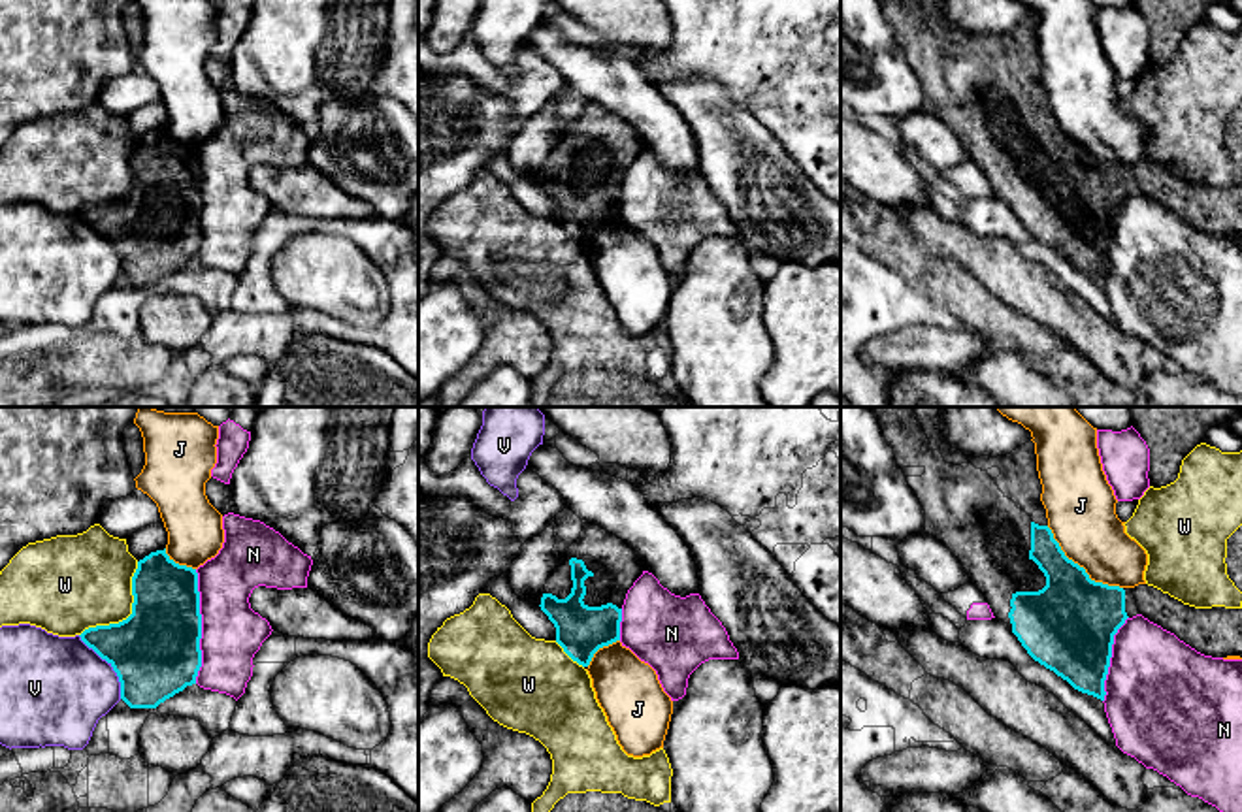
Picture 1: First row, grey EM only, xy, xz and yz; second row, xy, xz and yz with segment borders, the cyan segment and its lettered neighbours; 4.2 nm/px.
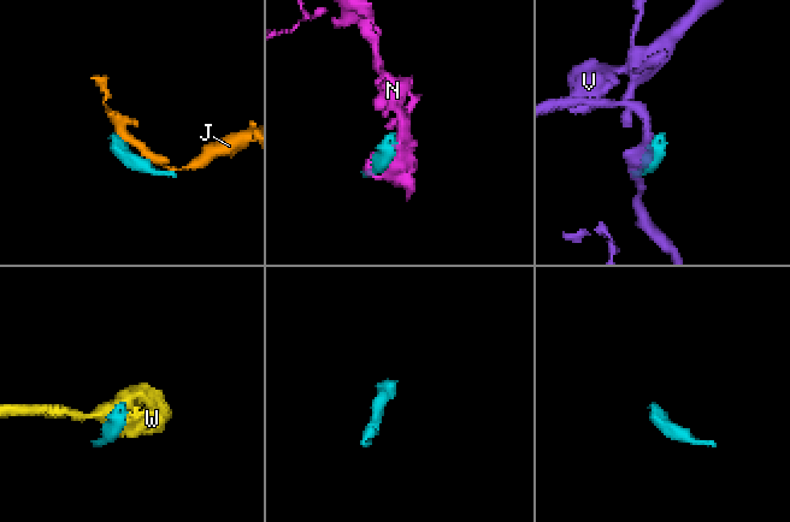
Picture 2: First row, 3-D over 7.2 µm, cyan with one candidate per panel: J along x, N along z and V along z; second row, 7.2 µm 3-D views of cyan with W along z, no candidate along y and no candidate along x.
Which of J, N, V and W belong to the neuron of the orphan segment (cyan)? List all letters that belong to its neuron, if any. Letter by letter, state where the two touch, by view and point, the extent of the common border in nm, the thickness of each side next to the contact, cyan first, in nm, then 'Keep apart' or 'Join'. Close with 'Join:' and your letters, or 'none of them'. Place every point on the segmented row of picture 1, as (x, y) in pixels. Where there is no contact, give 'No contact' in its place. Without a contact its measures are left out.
J: Touches cyan at yz (1078, 566). Shared border 420 nm. Thickness 380 nm (cyan) against 300 nm. Keep apart
N: Touches cyan at xy (200, 626). Shared border 480 nm. Thickness 380 nm (cyan) against 260 nm. Keep apart
V: Touches cyan at xy (112, 665). Shared border 320 nm. Thickness 380 nm (cyan) against 440 nm. Keep apart
W: Touches cyan at xy (132, 613). Shared border 400 nm. Thickness 380 nm (cyan) against 400 nm. Keep apart
Join: none of them

